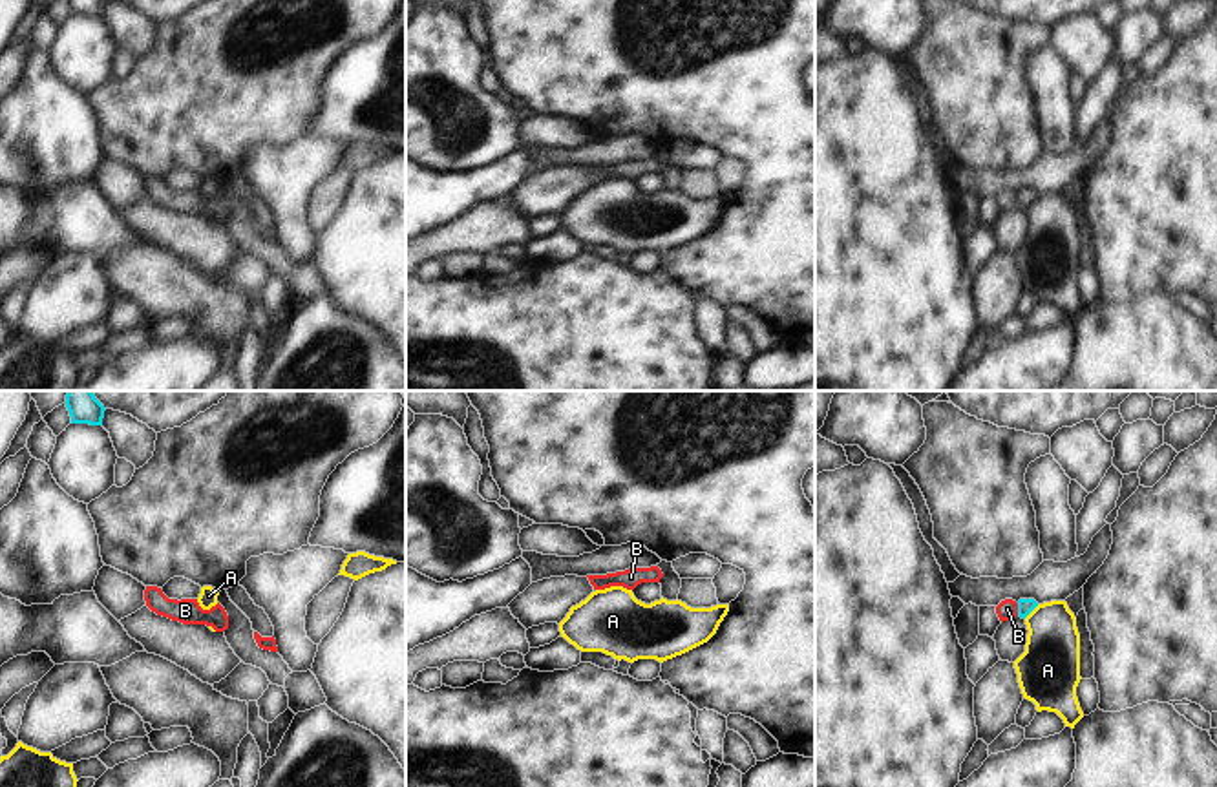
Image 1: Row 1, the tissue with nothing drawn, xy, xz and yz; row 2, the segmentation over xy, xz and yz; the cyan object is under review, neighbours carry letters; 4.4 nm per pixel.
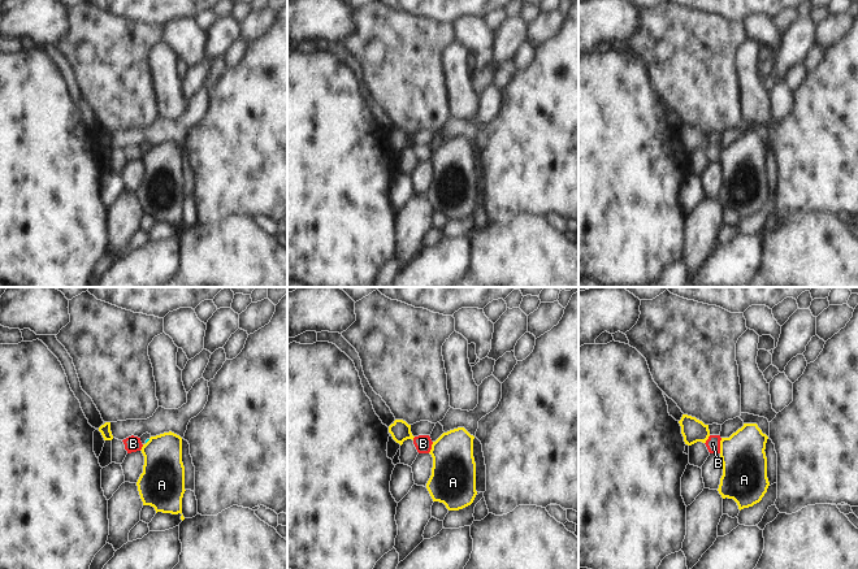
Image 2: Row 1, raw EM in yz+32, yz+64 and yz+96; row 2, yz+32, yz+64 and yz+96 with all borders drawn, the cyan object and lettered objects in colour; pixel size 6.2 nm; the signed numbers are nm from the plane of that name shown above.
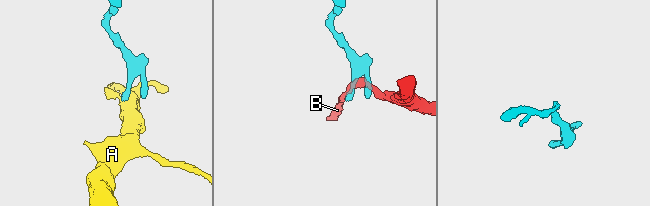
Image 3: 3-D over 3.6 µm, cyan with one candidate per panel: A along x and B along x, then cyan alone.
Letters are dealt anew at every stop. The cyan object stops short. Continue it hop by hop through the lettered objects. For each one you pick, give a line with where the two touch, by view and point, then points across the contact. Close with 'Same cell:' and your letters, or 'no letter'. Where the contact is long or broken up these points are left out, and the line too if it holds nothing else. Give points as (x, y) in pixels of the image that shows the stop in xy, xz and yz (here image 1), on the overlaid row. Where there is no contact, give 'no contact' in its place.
Same cell: no letter

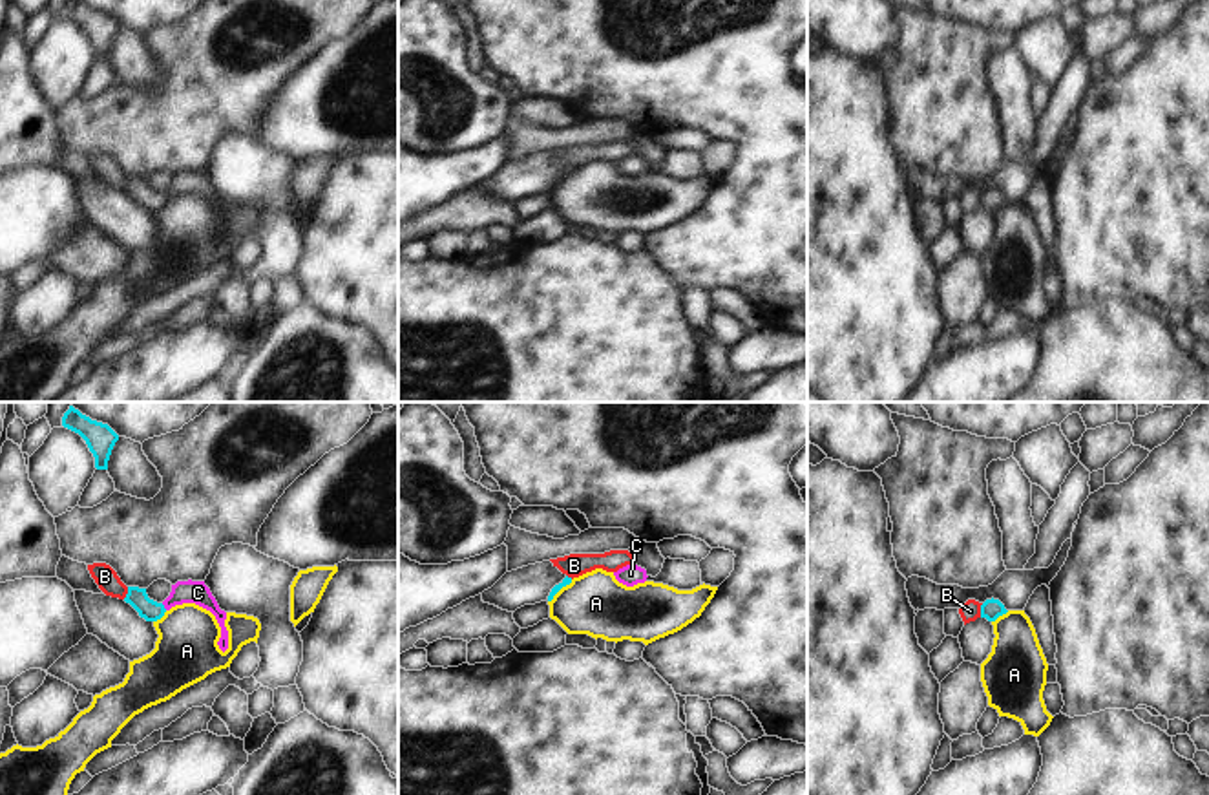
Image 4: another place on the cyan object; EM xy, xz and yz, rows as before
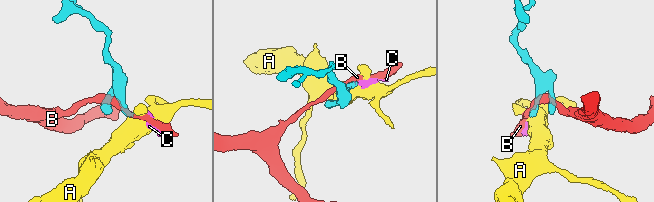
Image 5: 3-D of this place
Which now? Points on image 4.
C: xy (163, 607) | across xy (148, 609), (163, 607), (181, 593), (198, 593)
Same cell: C

